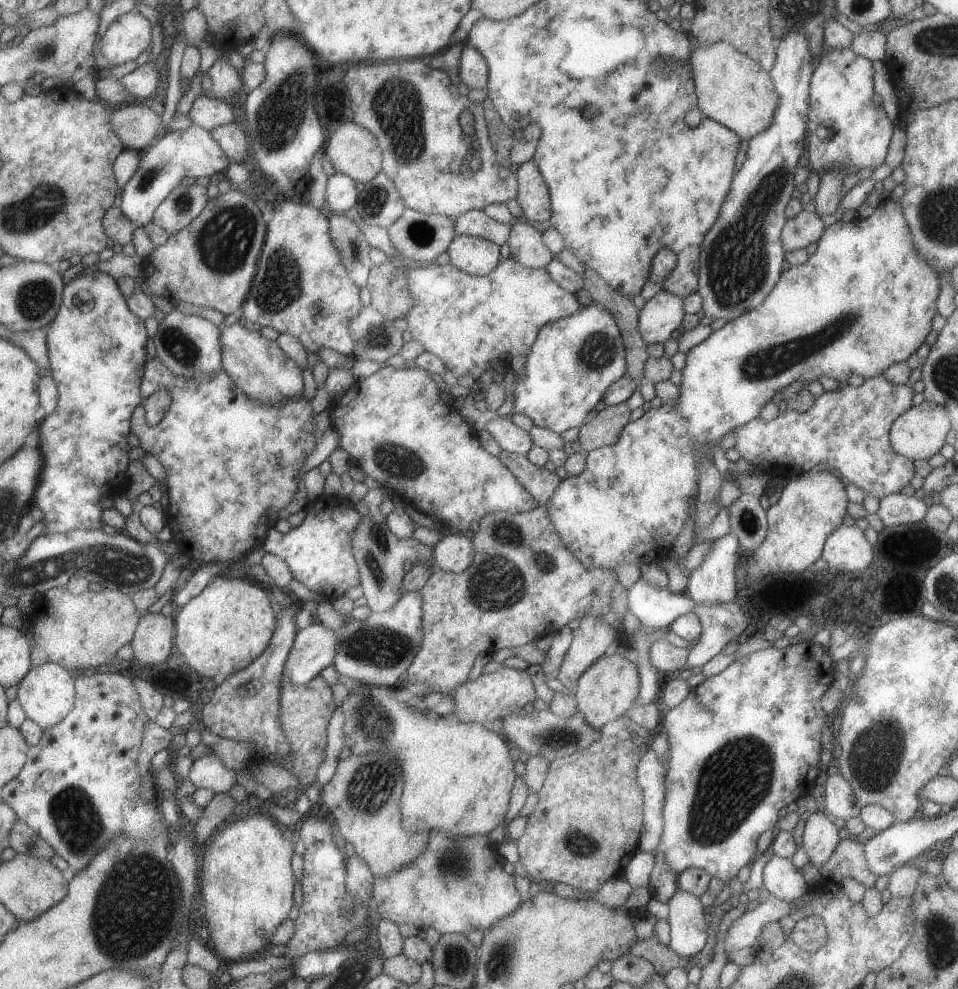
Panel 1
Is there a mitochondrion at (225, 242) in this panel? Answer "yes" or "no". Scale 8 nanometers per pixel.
yes

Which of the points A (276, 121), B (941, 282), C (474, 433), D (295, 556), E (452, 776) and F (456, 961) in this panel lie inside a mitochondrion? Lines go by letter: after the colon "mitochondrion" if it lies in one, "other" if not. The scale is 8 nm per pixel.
A: mitochondrion
B: other
C: other
D: other
E: other
F: mitochondrion

